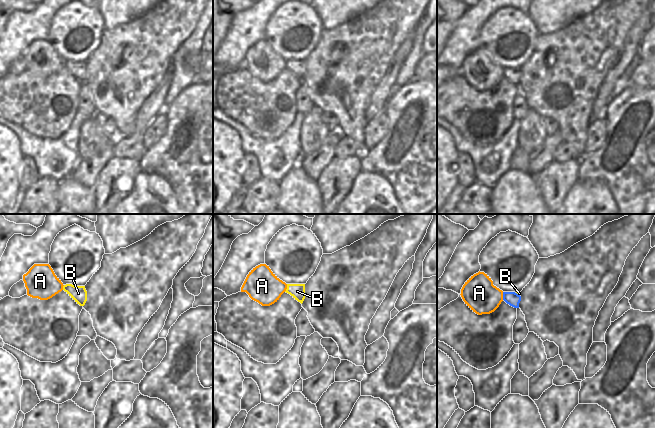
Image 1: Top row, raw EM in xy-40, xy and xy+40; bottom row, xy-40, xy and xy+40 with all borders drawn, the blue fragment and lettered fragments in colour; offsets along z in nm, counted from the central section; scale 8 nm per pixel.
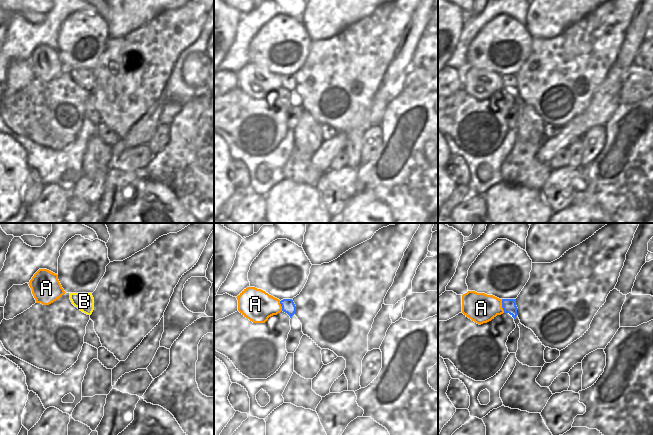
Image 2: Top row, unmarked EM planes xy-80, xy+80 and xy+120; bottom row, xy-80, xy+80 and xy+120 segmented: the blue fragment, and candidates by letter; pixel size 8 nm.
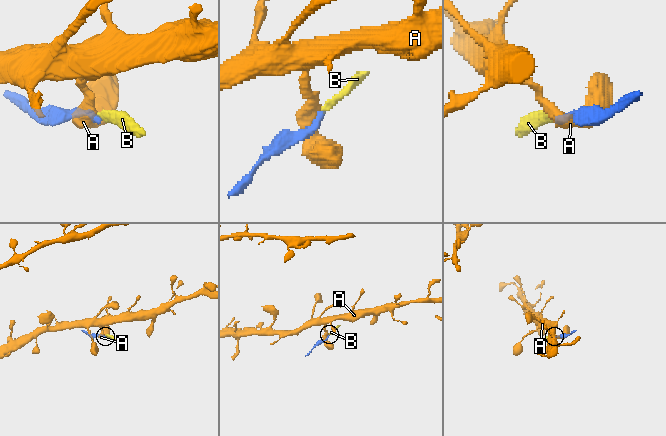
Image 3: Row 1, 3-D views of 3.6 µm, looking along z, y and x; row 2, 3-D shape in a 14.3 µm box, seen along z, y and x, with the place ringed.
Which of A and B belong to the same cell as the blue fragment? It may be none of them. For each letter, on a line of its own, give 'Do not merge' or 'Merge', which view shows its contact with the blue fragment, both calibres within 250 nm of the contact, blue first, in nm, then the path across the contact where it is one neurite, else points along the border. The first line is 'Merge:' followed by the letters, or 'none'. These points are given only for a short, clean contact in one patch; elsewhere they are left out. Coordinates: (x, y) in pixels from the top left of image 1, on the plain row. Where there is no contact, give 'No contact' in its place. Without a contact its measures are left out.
Merge: B
A: Do not merge. Touches blue in xy+40. Thickness 110 nm (blue) against 260 nm
B: Merge. Touches blue in xy+40. Thickness 110 nm (blue) against 30 nm. Path across: xy+40 (513, 75), (517, 70), (519, 69)

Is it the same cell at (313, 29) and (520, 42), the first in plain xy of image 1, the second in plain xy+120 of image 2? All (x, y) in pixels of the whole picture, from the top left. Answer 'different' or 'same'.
same

